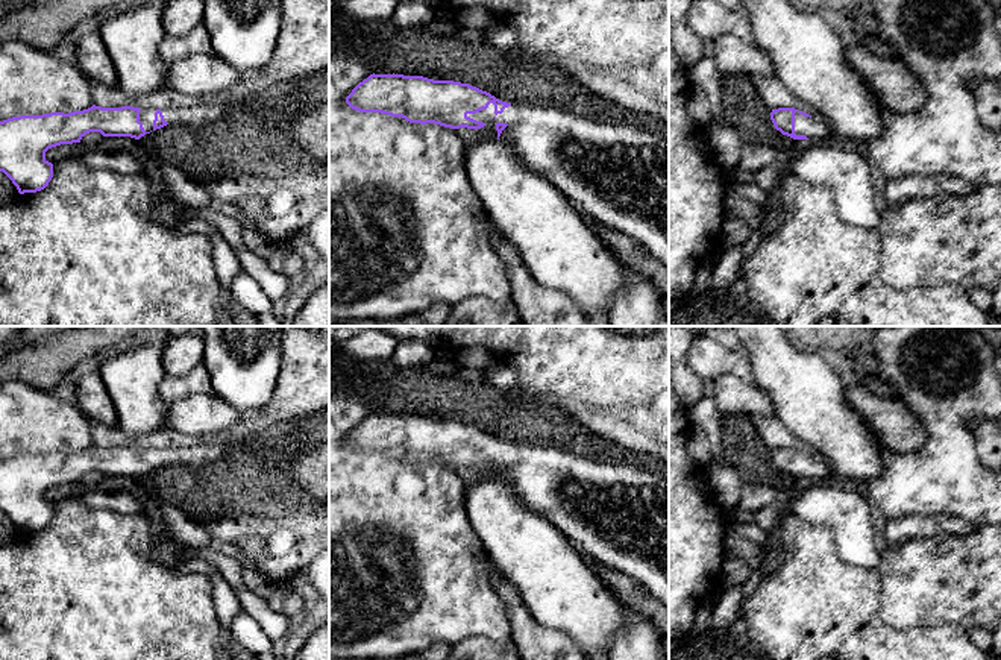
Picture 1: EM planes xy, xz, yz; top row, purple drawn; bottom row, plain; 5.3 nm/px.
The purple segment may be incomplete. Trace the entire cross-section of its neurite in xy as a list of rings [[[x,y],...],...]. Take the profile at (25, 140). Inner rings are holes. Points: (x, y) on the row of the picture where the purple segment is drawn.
[[[247,99],[214,103],[208,102],[197,106],[180,109],[140,109],[133,106],[102,108],[93,105],[83,111],[50,112],[42,115],[20,115],[0,121],[0,171],[3,171],[20,194],[44,190],[53,178],[53,164],[46,159],[46,152],[61,144],[80,143],[89,132],[100,132],[103,137],[130,137],[140,140],[152,130],[167,124],[212,123],[232,111],[244,111]]]

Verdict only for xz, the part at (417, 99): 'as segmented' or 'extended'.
extended

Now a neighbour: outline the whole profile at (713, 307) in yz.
[[[692,290],[687,296],[669,302],[669,326],[781,326],[746,294],[736,296],[731,290]]]

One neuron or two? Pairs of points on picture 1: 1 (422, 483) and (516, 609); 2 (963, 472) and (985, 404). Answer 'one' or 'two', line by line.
1: two
2: one

